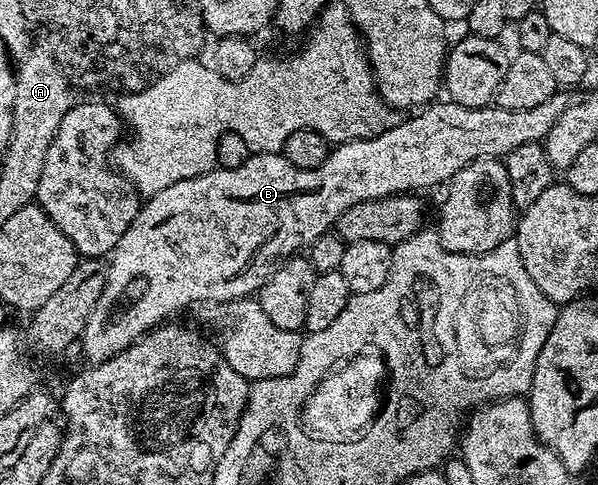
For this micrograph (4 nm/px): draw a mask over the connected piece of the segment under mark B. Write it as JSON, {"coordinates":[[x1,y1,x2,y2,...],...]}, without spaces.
{"coordinates":[[558,92,550,96,550,100,538,104,538,108,525,110,503,110,495,104,471,110,451,100,436,100,408,116,413,118,397,121,396,125,381,130,372,138,339,143,329,149,326,160,318,164,316,170,294,168,280,152,252,152,246,164,238,164,238,168,213,168,193,178,178,180,178,184,170,184,170,188,162,188,162,192,151,195,141,205,134,224,126,228,126,236,118,240,110,255,106,288,102,288,102,296,98,296,98,304,94,304,94,312,90,312,82,335,87,361,95,364,110,360,149,330,190,309,192,302,227,304,233,301,234,293,228,285,268,253,272,243,278,258,287,260,297,252,307,251,318,236,329,233,338,216,342,216,346,208,354,208,354,204,388,198,391,194,421,192,427,186,447,183,474,160,507,156,522,144,540,142,550,128,554,128,558,116,566,112,570,98,564,94,567,93]]}

